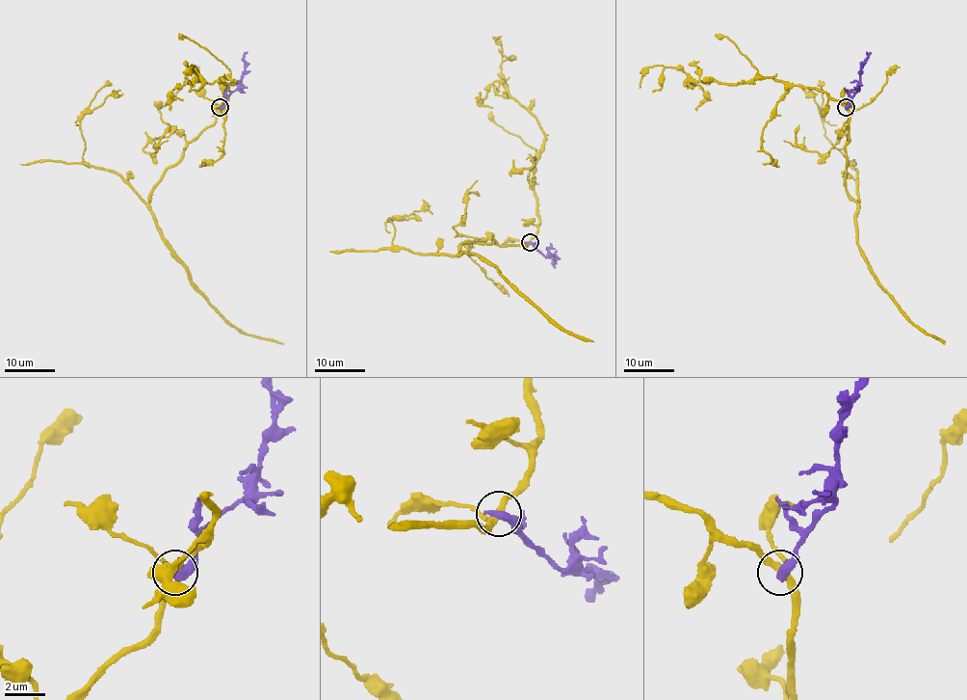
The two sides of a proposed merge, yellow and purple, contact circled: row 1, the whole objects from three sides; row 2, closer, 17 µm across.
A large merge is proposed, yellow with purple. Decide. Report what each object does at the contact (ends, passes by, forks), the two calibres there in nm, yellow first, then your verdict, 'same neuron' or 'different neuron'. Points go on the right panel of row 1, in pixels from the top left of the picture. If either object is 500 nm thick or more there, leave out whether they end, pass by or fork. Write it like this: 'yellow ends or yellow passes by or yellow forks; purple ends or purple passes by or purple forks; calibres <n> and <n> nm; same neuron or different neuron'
yellow forks; purple ends; calibres 300 and 480 nm; different neuron

